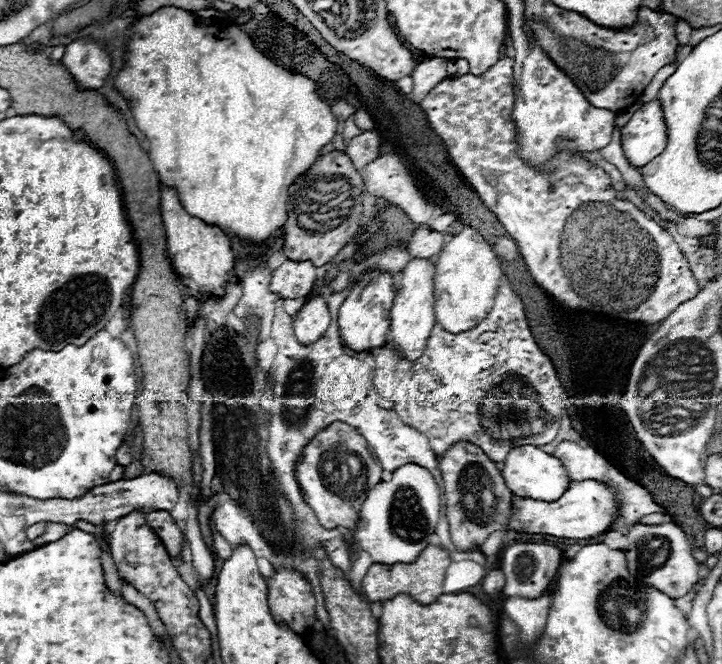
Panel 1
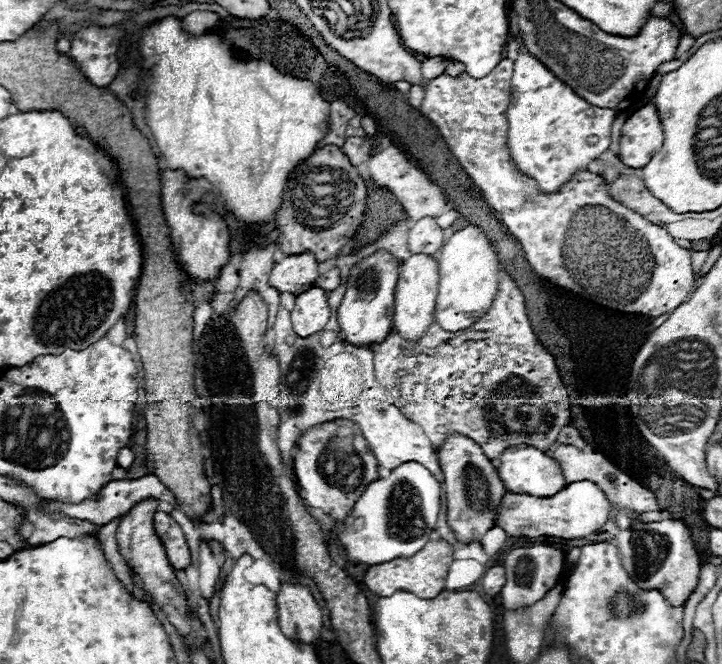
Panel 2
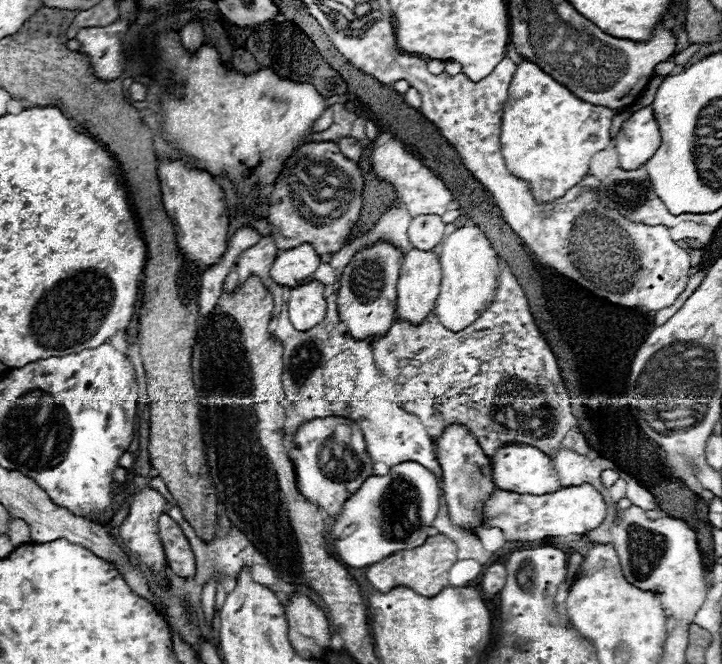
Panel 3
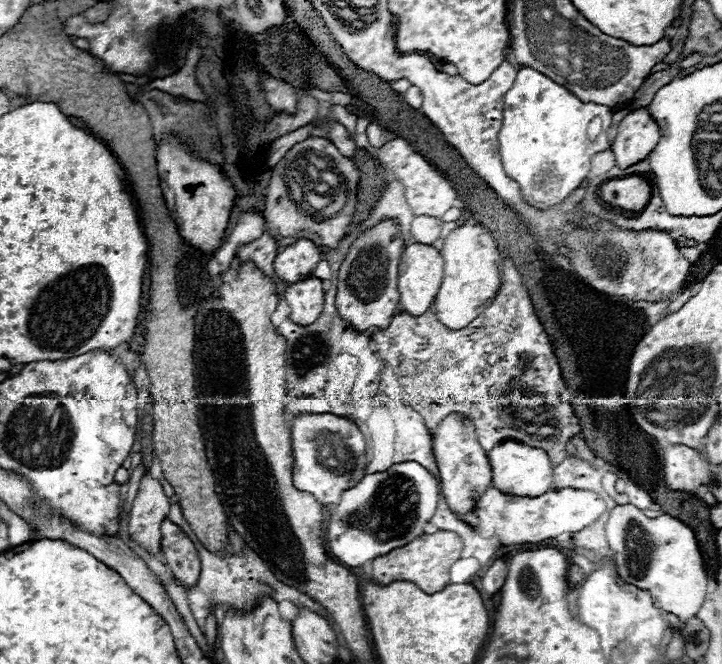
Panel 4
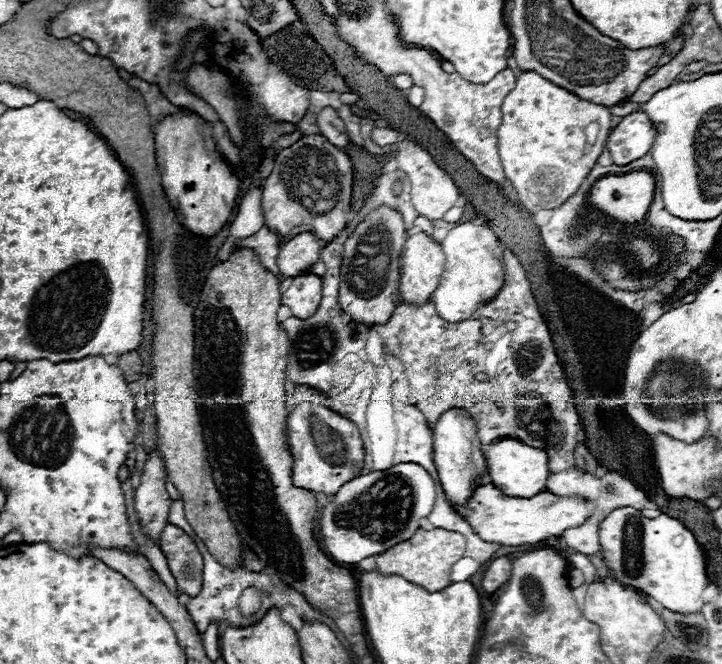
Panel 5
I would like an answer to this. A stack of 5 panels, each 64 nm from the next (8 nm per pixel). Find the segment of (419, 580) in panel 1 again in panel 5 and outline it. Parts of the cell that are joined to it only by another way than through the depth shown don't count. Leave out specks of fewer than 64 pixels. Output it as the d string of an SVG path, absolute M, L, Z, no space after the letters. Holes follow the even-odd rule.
M420 528L410 540L396 544L394 548L390 548L390 552L380 554L376 558L376 570L382 576L398 574L398 576L406 578L408 582L414 582L414 584L426 588L428 592L438 592L452 582L450 580L452 564L464 556L464 546L466 546L464 536L458 532L448 532L442 528L434 528L434 530Z

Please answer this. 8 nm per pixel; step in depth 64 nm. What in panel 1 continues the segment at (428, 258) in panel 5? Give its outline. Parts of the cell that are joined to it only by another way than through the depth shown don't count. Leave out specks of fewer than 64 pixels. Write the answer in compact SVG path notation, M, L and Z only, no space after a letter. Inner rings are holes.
M412 258L406 268L400 274L394 306L390 310L390 332L386 342L394 346L400 354L400 358L416 362L424 350L426 342L430 338L430 332L436 324L434 318L434 264L426 258Z

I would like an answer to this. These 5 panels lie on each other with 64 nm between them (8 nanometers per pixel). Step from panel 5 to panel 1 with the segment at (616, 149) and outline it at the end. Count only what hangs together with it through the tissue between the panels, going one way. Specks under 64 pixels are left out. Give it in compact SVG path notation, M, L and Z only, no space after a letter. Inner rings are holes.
M658 100L646 102L622 128L622 150L630 164L648 164L654 156L662 154L668 142L664 112Z

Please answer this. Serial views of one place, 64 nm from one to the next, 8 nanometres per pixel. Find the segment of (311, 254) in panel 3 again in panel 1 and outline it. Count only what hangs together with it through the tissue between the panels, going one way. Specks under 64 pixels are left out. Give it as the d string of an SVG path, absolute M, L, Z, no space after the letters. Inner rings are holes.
M286 260L272 272L270 290L278 298L300 298L310 292L310 284L316 280L316 266L310 262Z

